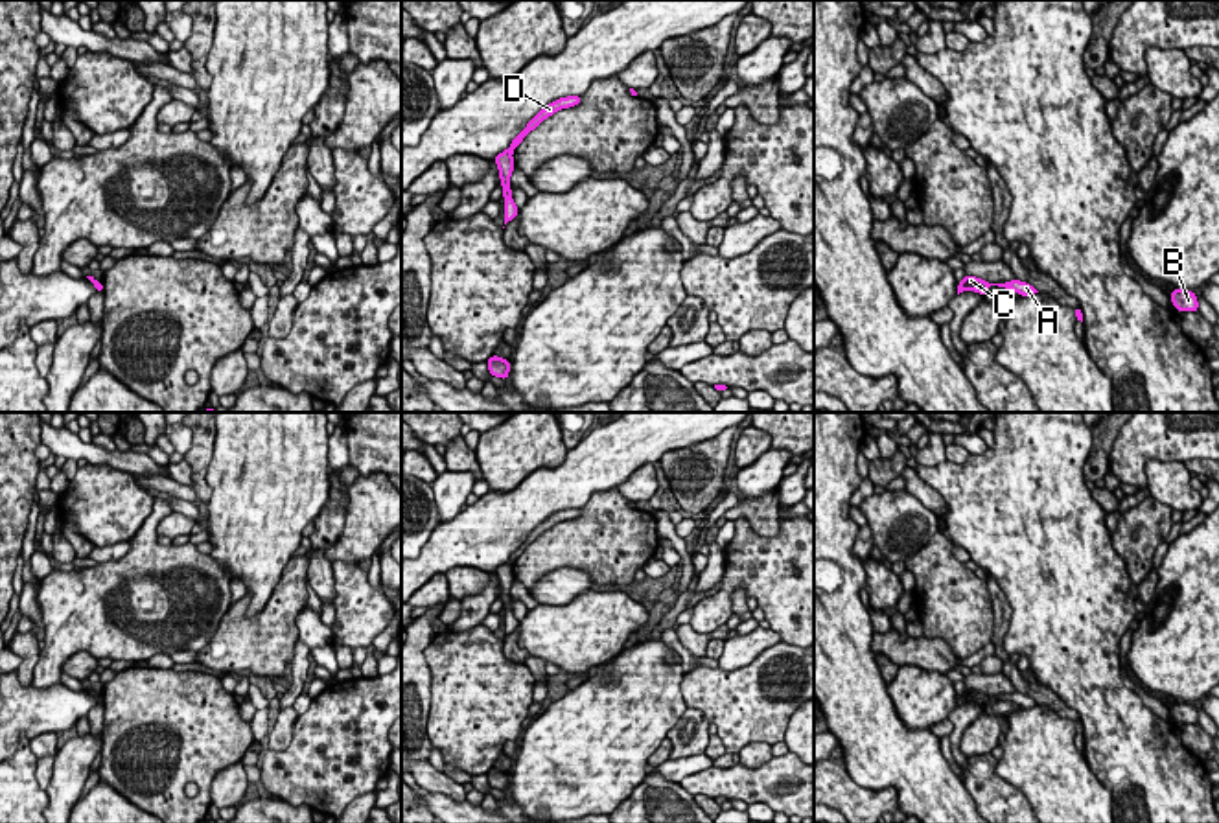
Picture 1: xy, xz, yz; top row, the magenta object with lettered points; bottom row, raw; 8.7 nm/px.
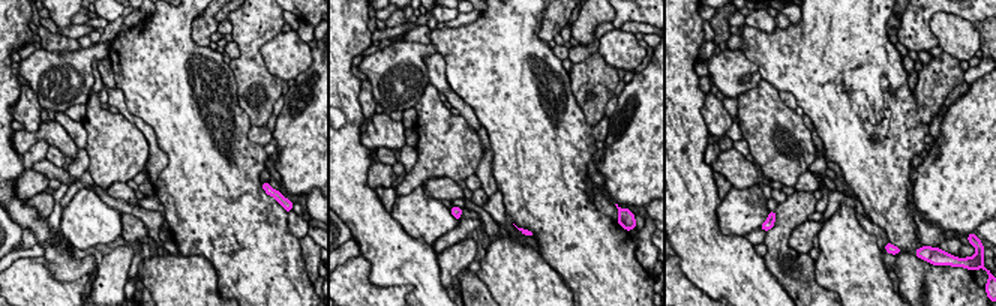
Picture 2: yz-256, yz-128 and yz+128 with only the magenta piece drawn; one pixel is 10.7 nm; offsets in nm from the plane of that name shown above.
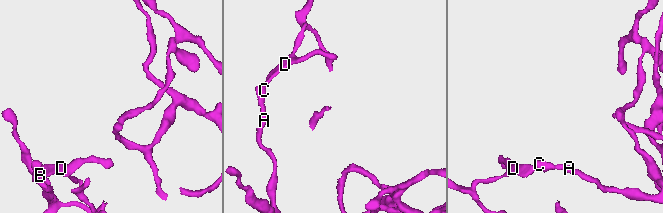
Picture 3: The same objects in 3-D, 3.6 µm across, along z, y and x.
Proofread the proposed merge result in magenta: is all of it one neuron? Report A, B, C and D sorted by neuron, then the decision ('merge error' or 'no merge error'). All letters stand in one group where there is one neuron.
A B C / D; merge error

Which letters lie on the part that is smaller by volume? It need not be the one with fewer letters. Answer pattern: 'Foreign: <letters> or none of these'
Foreign: A, B, C

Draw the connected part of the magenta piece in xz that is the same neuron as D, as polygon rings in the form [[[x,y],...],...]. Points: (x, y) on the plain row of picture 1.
[[[569,508],[569,510],[560,510],[552,516],[549,516],[543,523],[540,523],[528,536],[527,539],[512,552],[510,562],[514,563],[523,551],[536,541],[545,530],[549,530],[551,527],[554,527],[560,521],[567,521],[567,519],[575,519],[578,517],[582,512],[582,508]]]

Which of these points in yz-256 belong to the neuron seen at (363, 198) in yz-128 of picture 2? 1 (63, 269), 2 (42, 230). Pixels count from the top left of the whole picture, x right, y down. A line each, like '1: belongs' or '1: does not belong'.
1: belongs
2: belongs

